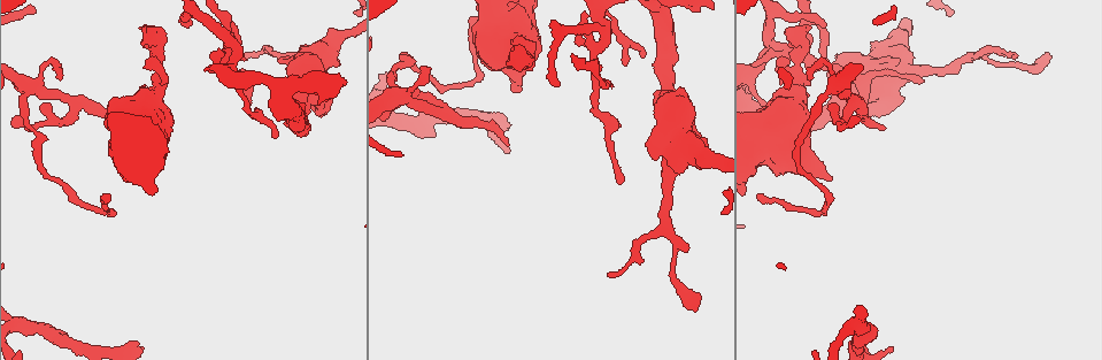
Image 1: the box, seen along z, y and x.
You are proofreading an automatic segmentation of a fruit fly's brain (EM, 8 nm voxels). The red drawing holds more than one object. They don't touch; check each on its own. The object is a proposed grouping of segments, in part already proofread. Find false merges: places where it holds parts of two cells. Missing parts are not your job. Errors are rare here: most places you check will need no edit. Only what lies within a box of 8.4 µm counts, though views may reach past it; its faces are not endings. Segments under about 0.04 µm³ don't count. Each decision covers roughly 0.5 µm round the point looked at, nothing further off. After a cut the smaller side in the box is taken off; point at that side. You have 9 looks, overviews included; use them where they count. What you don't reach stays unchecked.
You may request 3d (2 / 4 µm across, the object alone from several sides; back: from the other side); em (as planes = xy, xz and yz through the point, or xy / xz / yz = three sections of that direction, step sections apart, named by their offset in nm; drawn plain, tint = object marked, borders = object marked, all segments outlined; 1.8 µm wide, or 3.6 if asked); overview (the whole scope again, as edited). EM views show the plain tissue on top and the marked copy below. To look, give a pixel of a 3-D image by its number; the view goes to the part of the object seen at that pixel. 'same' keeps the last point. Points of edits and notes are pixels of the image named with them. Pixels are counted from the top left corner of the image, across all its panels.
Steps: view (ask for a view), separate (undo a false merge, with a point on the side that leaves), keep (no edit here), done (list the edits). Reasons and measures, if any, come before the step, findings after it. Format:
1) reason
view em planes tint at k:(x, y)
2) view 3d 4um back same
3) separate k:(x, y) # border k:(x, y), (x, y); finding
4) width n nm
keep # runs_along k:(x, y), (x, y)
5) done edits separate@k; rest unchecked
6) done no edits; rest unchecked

arms part here
view 3d 2um at 1:(853, 105)

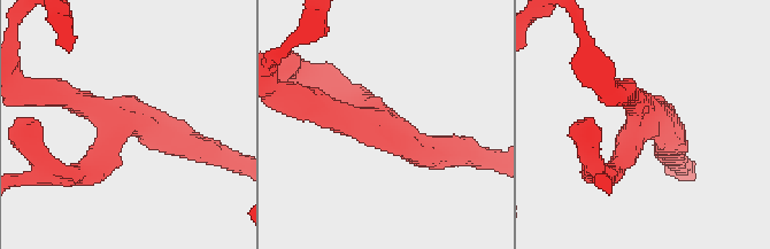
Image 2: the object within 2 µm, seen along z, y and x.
view em planes tint at 2:(366, 121)

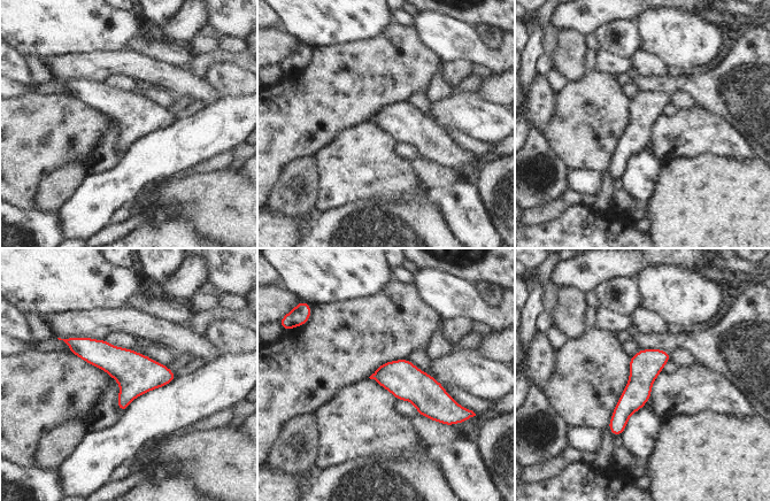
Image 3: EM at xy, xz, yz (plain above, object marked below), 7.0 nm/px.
keep # runs_along 3:(70, 341), (136, 374), (171, 376); one cell here

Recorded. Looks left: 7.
sharp bend
view em xz step 4 tint at 1:(675, 147)

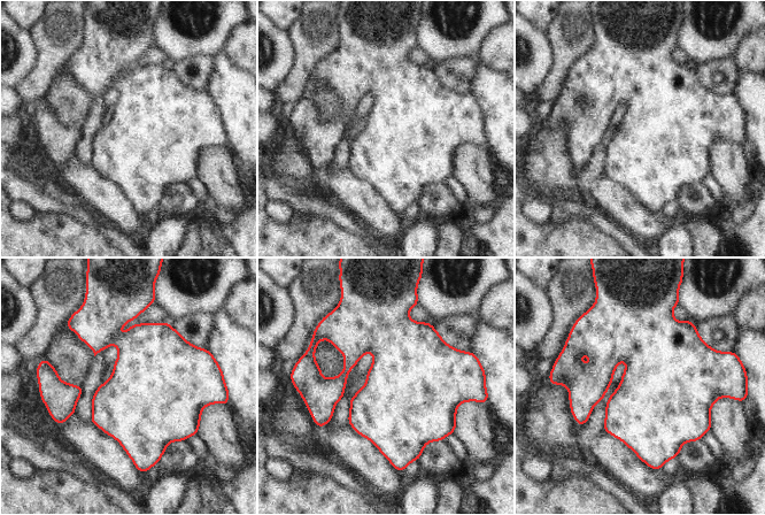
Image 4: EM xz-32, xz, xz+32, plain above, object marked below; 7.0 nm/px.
keep # all the same cell

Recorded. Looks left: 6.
a narrow waist
view 3d 4um at 1:(675, 256)

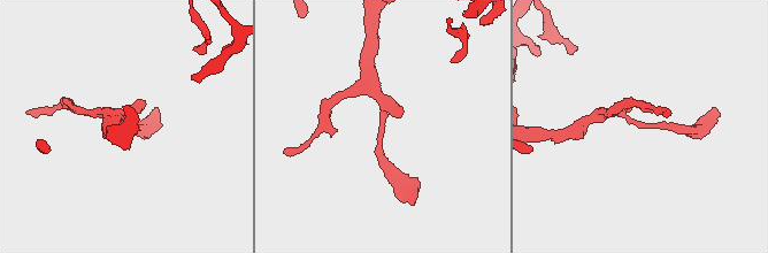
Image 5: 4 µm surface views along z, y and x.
need the tissue
view em xy step 8 tint at 5:(383, 124)

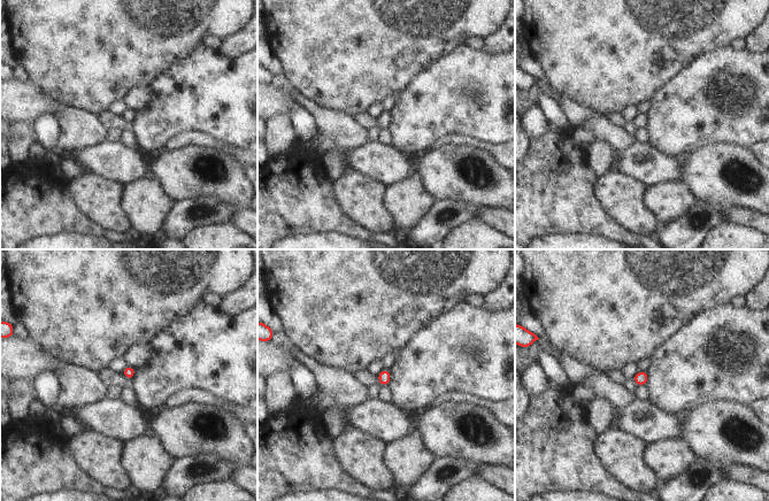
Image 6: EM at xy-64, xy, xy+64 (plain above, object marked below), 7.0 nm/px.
view em yz step 4 tint same

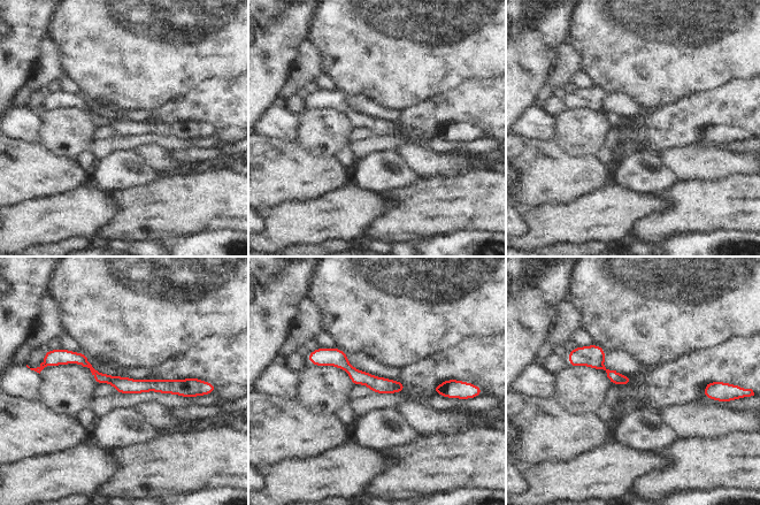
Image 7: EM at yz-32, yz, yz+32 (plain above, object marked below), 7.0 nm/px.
width 90 nm
keep # all the same cell

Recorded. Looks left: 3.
three-way junction
view 3d 4um at 1:(240, 52)

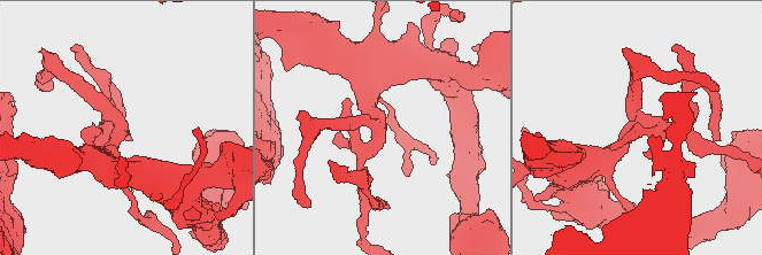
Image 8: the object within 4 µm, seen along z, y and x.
need the tissue
view em planes tint at 8:(122, 128)

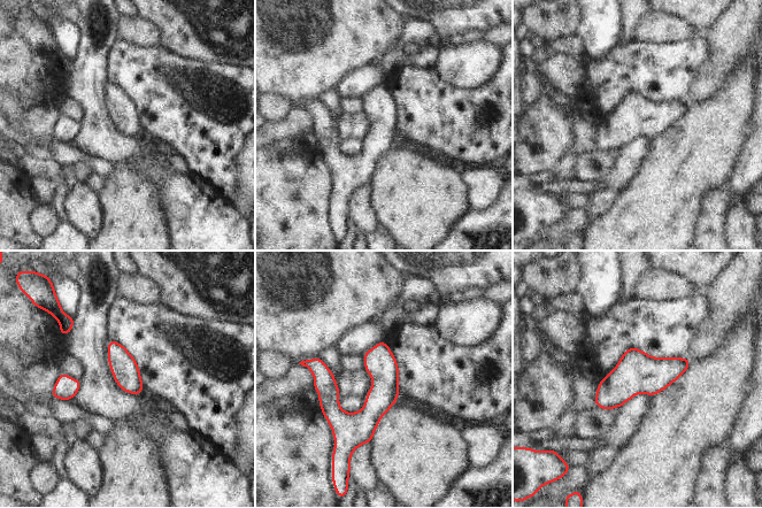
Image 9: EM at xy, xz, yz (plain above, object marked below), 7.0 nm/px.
width 190 nm
keep # runs_along 9:(316, 367), (330, 406), (369, 438); one cell here

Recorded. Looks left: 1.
done no edits; rest unchecked

